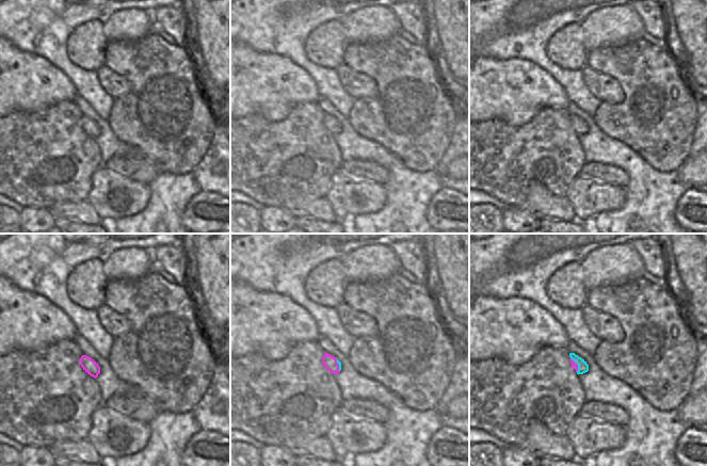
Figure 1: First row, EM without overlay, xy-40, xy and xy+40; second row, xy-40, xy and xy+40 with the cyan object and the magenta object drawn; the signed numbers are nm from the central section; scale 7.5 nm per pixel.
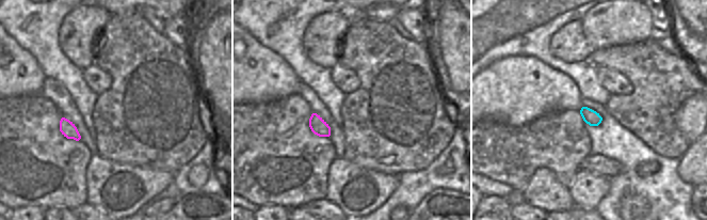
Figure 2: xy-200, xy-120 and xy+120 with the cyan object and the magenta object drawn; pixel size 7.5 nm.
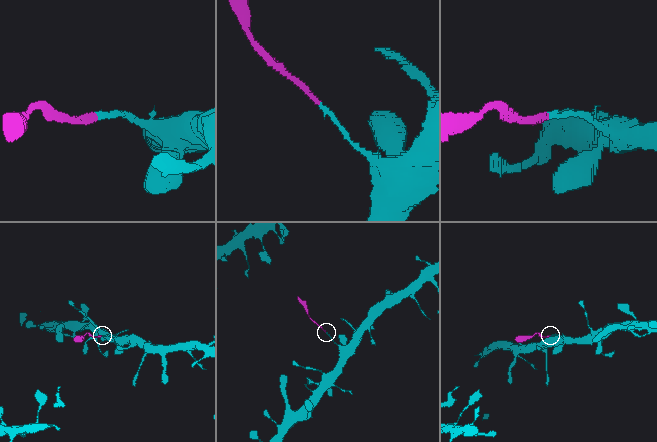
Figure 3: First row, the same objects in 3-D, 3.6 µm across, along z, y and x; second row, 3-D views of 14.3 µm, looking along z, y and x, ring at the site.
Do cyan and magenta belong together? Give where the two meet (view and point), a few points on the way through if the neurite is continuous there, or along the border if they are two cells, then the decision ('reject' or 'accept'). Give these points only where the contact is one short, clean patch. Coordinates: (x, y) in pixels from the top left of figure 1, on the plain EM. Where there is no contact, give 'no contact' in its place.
contact xy+40 (577, 125); border xy+40 (571, 118), (577, 126), (577, 132); reject

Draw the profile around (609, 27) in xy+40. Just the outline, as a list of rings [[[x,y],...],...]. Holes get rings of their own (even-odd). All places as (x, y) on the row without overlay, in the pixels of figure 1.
[[[628,5],[602,7],[589,14],[581,22],[587,52],[596,48],[613,48],[642,39],[644,23]]]

